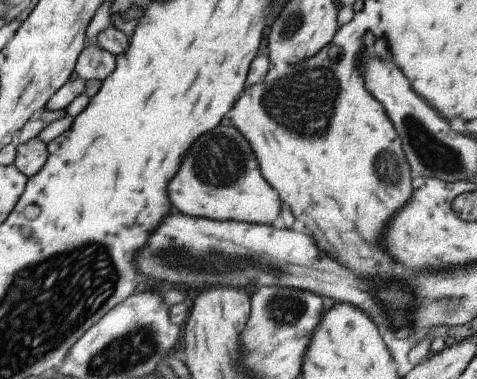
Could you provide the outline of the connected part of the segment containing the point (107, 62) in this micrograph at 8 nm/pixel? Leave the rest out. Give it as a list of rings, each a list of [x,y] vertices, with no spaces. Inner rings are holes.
[[[98,44],[87,45],[76,65],[76,73],[83,80],[105,81],[118,68],[118,58]]]

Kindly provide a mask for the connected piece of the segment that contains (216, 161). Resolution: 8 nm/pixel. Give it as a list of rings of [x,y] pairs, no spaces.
[[[221,124],[219,128],[215,128],[215,132],[203,134],[195,142],[195,148],[191,148],[191,152],[187,154],[187,160],[183,162],[183,168],[179,170],[179,176],[171,182],[171,202],[183,214],[191,214],[191,216],[205,216],[205,218],[213,218],[213,220],[280,224],[283,204],[281,204],[277,190],[265,178],[249,140],[233,124],[229,124],[229,126]]]

